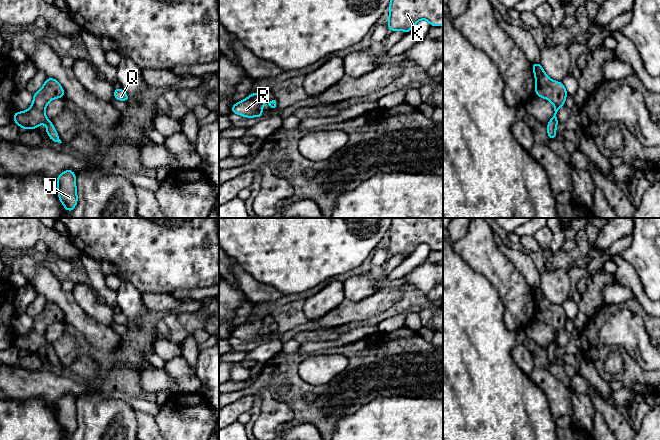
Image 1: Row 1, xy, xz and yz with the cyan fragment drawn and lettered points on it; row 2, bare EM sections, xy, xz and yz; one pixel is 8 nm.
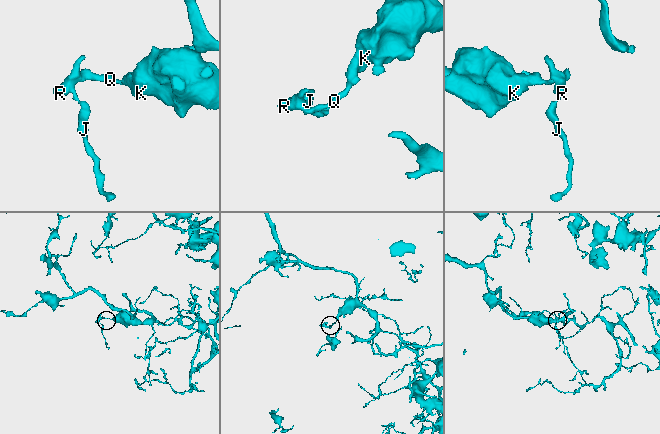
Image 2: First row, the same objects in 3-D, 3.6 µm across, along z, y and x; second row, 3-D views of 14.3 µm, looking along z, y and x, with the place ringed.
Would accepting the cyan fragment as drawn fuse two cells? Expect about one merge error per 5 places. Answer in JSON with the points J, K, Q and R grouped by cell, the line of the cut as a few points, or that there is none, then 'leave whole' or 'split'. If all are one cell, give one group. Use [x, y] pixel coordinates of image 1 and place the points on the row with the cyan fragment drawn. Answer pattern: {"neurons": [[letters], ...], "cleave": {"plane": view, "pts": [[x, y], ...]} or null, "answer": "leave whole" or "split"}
{"neurons": [["J", "K", "Q", "R"]], "cleave": null, "answer": "leave whole"}

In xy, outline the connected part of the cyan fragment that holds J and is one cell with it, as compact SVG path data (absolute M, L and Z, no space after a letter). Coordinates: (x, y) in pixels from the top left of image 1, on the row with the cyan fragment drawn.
M70 169L57 178L58 197L65 209L71 212L77 205L76 175Z

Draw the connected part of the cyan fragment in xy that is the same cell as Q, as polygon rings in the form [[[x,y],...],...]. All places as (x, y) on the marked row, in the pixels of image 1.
[[[115,88],[114,98],[119,100],[119,101],[131,100],[131,98],[128,97],[128,95],[125,93],[125,91],[122,88]]]

